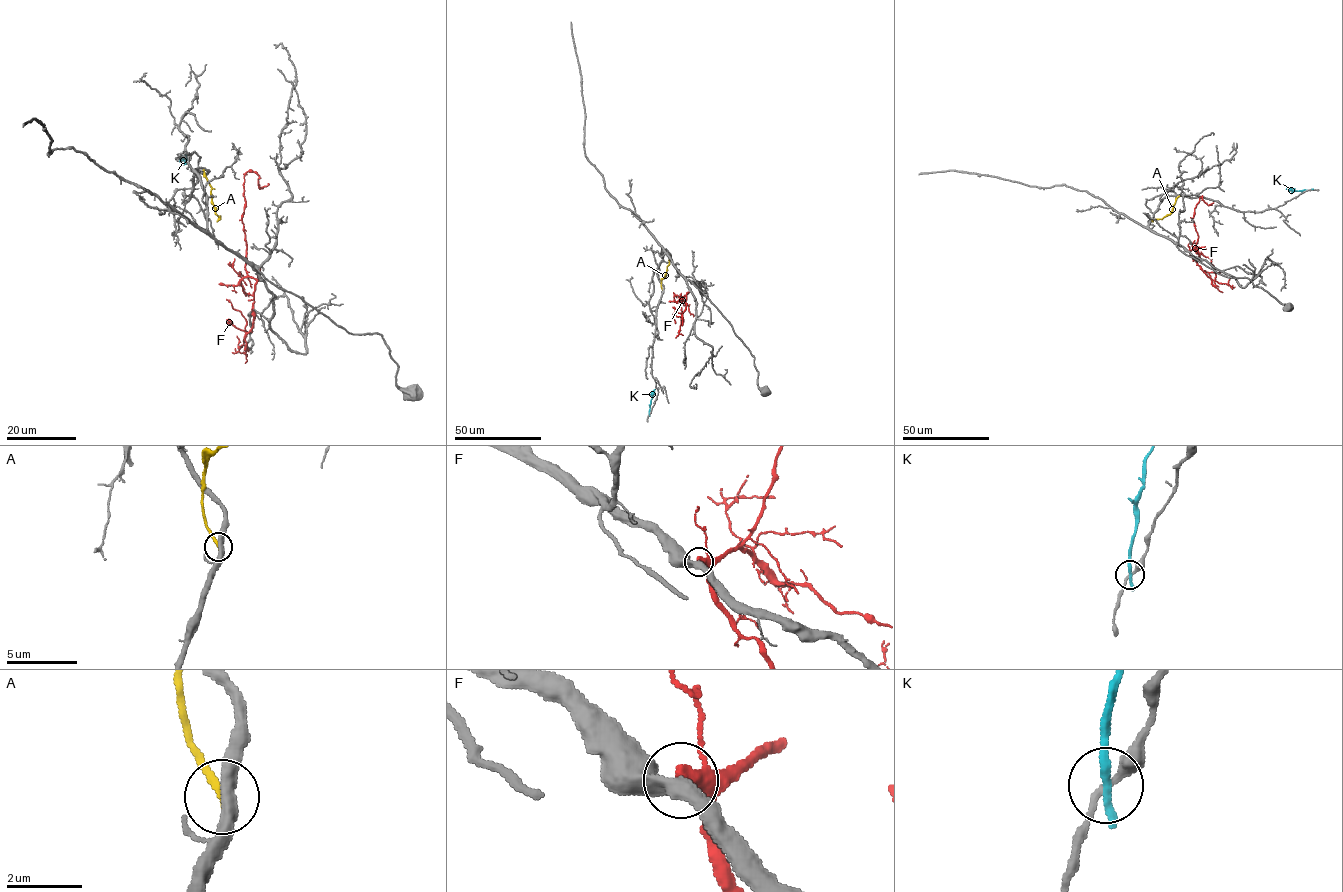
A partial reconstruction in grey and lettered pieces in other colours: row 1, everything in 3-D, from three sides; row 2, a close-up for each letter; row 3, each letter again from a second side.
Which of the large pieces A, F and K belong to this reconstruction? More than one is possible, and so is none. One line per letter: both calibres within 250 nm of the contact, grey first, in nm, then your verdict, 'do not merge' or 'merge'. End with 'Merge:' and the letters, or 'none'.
A: calibres 400 and 240 nm; do not merge
F: calibres 420 and 320 nm; merge
K: calibres 220 and 280 nm; do not merge
Merge: F

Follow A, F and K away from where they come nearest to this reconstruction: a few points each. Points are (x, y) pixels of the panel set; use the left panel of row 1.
A: (207, 170), (203, 169), (203, 176), (211, 188), (211, 203), (219, 217), (216, 222)
F: (260, 280), (251, 278), (245, 269), (247, 244), (242, 221), (244, 175), (255, 172), (259, 188), (268, 183)
K: (179, 157), (183, 160), (188, 154), (191, 156)

